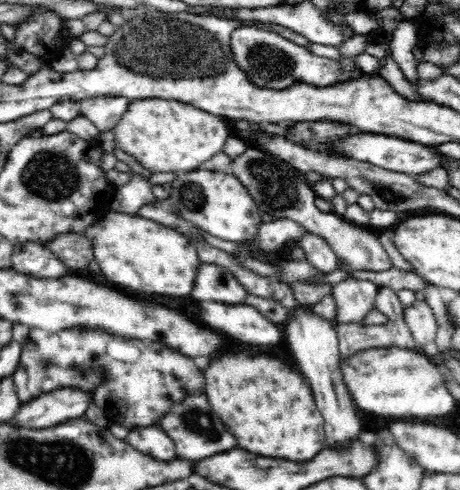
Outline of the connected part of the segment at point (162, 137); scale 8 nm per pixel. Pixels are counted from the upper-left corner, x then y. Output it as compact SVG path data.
M164 98L138 99L131 101L120 122L114 128L114 140L118 149L132 155L142 167L150 169L152 173L176 173L180 170L188 172L198 169L202 162L210 160L216 152L222 150L226 140L234 135L231 128L228 130L228 126L231 124L224 117L212 116L192 104Z

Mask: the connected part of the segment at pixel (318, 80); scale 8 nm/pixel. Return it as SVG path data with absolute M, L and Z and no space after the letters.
M241 24L236 31L232 32L230 38L235 62L248 73L248 79L258 87L283 89L297 82L327 87L364 75L360 69L356 74L343 72L340 60L316 56L310 53L308 48L298 46L278 33L260 30L247 24Z

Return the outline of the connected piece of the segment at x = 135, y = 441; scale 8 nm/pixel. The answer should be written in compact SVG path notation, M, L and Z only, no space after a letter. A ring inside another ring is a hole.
M158 426L129 429L126 442L154 459L168 463L176 459L174 441Z

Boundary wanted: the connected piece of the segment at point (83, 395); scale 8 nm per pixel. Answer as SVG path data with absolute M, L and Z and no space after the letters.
M64 387L20 404L12 425L29 429L56 426L67 420L82 419L93 395L74 387Z

